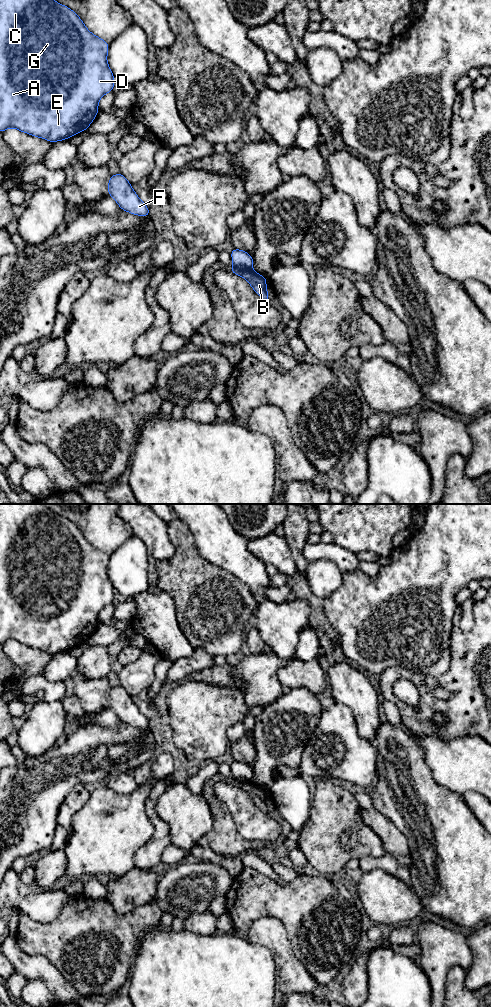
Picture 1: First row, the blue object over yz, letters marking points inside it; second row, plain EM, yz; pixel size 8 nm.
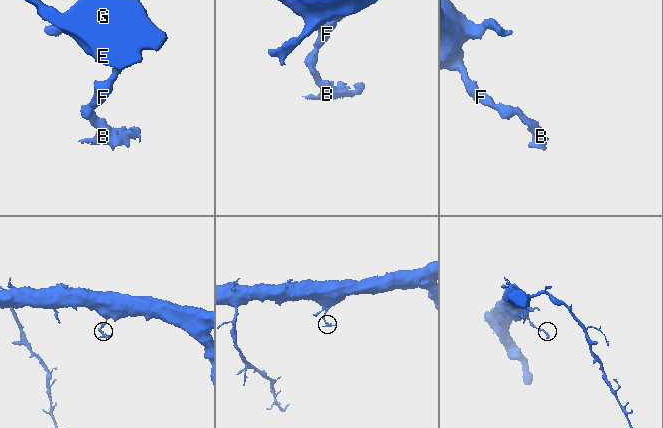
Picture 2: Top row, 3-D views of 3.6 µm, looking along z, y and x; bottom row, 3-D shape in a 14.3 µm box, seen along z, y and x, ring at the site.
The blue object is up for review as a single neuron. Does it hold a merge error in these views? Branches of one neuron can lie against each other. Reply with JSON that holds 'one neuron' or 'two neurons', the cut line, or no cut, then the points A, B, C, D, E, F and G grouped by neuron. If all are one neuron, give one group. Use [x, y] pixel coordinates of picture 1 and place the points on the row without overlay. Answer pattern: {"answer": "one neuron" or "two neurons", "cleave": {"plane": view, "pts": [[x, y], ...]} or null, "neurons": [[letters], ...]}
{"answer": "two neurons", "cleave": {"plane": "yz", "pts": [[232, 777], [238, 780], [251, 781]]}, "neurons": [["A", "C", "D", "E", "F", "G"], ["B"]]}

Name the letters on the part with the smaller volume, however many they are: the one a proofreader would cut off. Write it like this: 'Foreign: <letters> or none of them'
Foreign: B

